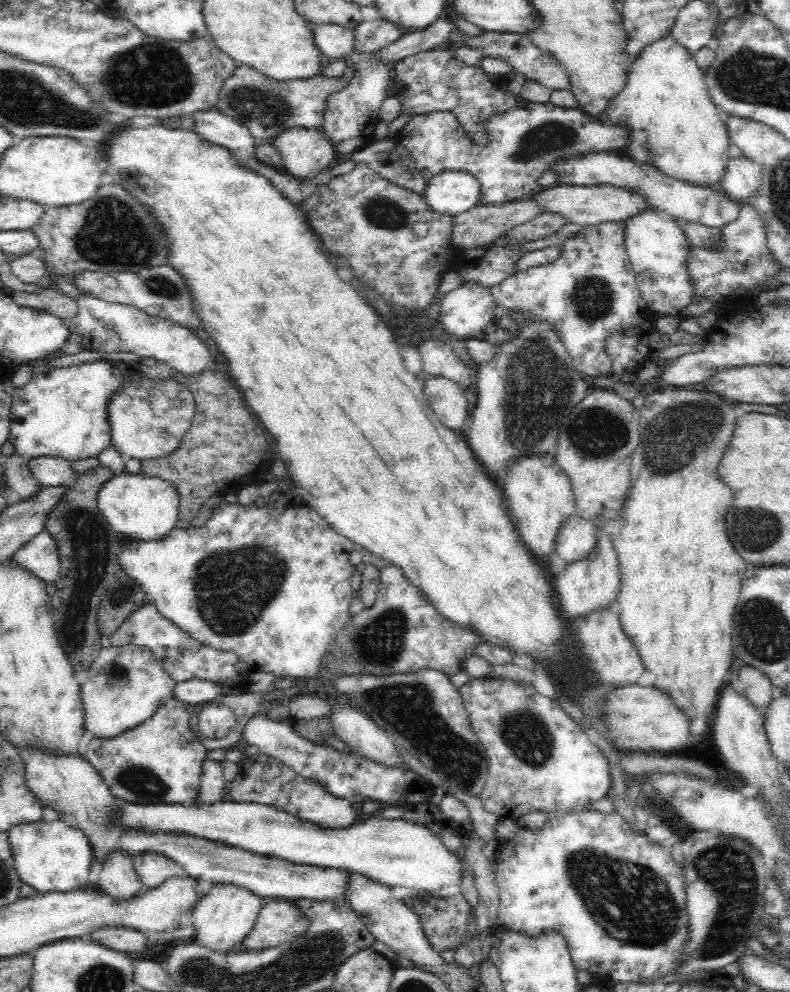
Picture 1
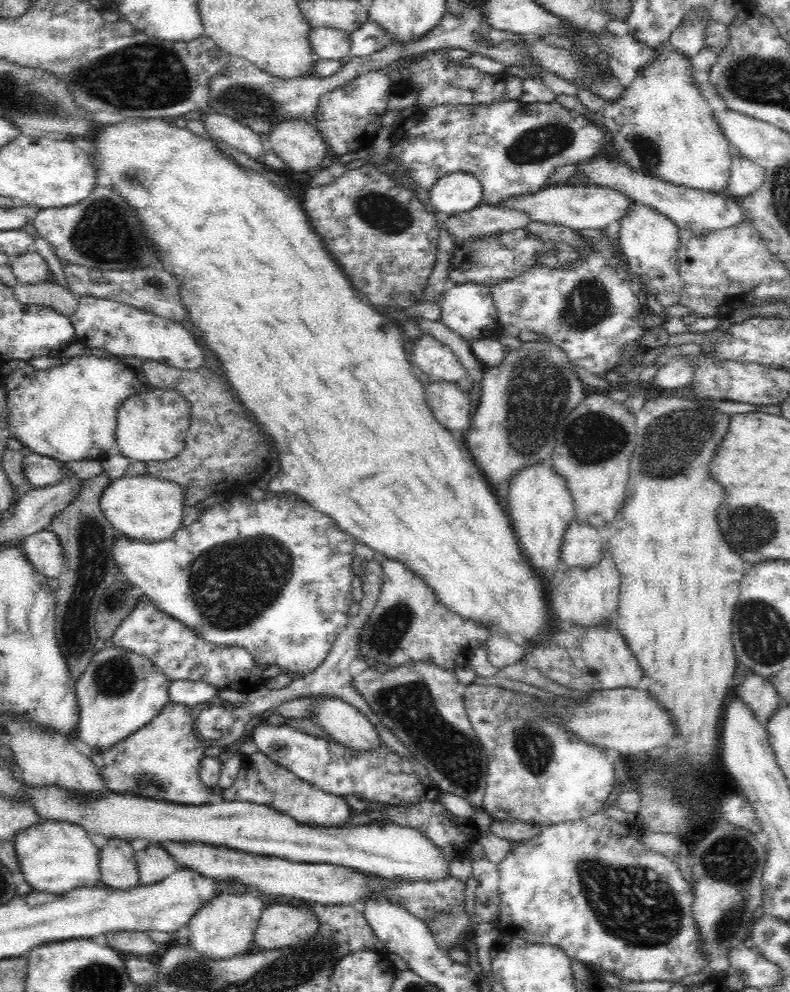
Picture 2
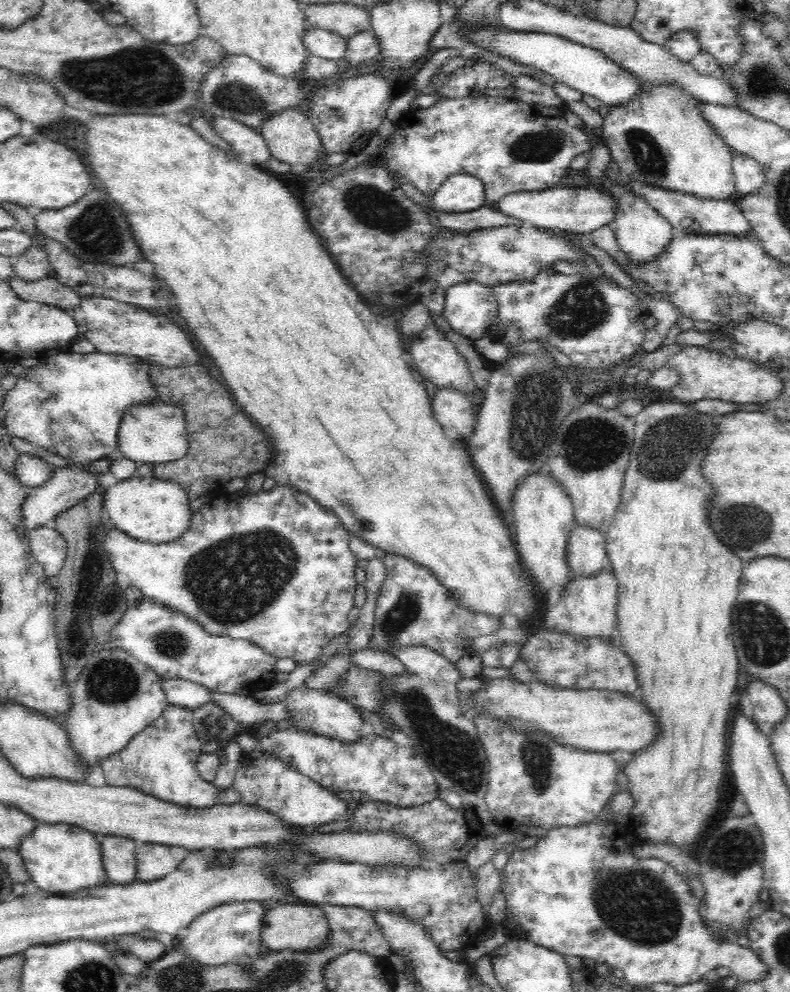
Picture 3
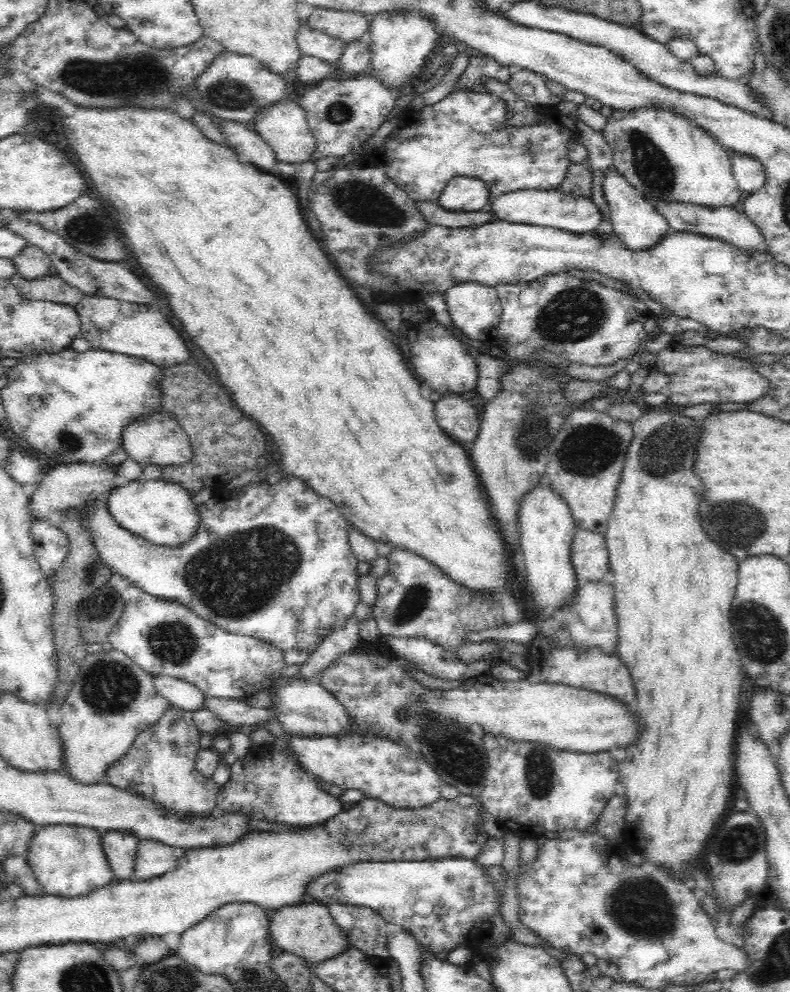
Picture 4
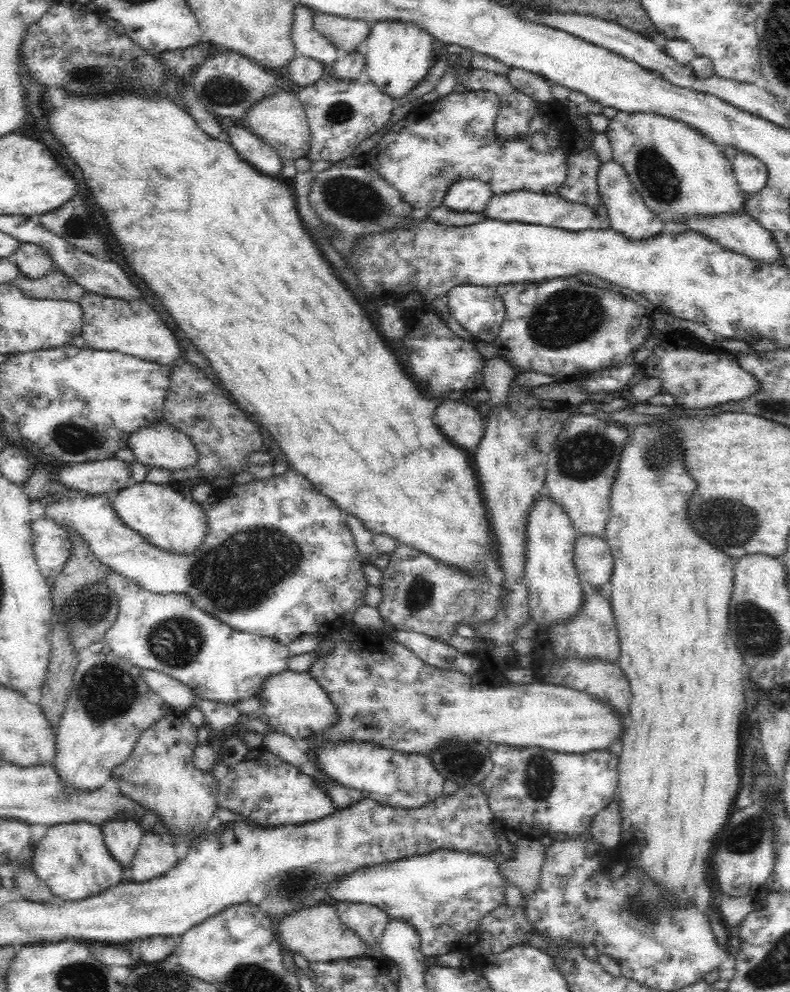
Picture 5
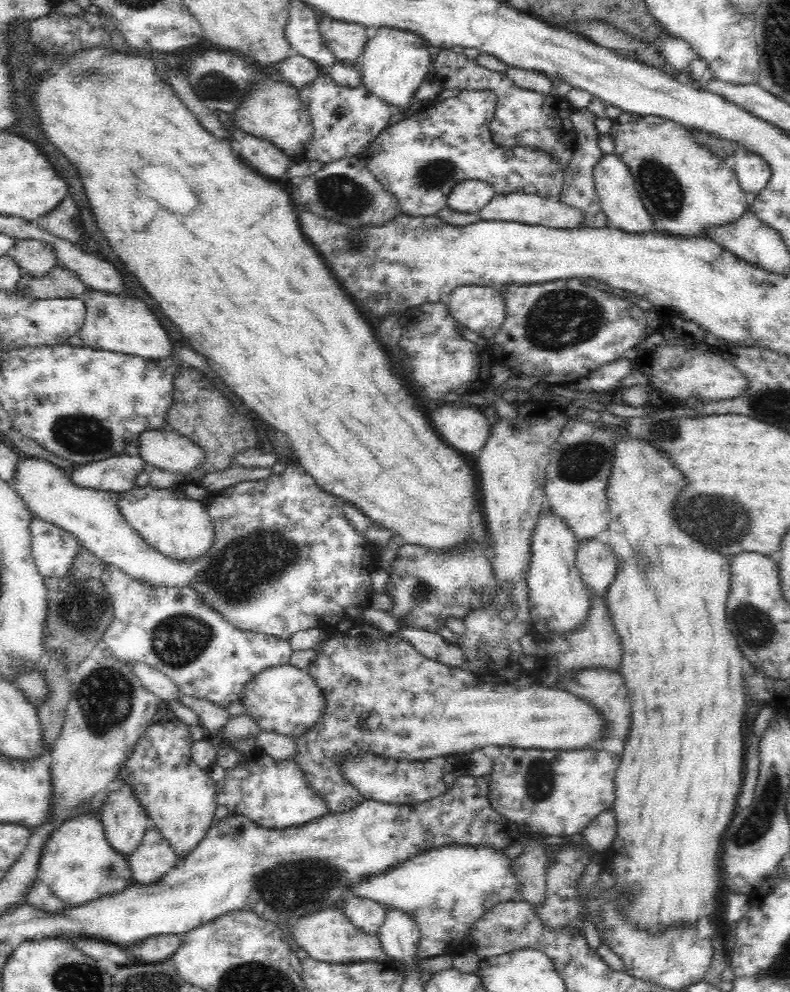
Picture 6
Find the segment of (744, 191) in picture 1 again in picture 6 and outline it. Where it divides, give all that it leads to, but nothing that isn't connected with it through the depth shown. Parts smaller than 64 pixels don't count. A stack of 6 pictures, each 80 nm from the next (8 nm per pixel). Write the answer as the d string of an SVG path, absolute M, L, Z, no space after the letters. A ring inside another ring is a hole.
M738 146L733 154L733 162L734 173L744 191L759 193L768 186L772 169L760 155Z

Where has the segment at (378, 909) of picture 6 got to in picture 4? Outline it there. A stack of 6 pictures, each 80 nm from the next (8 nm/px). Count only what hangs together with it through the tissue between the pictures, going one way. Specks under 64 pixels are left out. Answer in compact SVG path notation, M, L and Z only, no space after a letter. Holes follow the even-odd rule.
M334 904L329 907L336 924L348 935L354 949L387 961L386 938L394 926L368 907Z

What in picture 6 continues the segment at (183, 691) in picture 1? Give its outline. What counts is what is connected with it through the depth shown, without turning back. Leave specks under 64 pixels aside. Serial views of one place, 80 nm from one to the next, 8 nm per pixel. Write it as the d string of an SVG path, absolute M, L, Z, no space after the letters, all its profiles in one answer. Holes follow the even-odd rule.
M138 661L129 663L128 666L132 674L138 677L141 686L157 698L160 698L162 701L178 699L180 694L178 688L158 669L146 666Z

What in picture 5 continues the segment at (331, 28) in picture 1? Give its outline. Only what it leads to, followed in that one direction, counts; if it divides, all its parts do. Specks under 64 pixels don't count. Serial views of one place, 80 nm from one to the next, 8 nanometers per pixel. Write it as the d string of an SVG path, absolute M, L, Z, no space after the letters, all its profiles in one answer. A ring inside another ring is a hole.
M296 5L292 12L290 38L296 55L306 56L331 69L338 58L336 47L315 29L316 12L304 5Z

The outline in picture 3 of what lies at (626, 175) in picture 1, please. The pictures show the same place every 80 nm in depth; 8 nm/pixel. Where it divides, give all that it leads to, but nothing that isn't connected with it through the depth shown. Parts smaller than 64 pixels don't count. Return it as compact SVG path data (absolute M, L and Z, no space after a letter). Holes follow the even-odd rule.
M627 182L628 187L644 199L652 209L656 210L670 225L672 236L678 238L688 235L722 234L734 237L747 237L754 234L750 222L743 212L732 201L716 201L694 197L690 194L672 192L664 188L641 186L634 182Z

